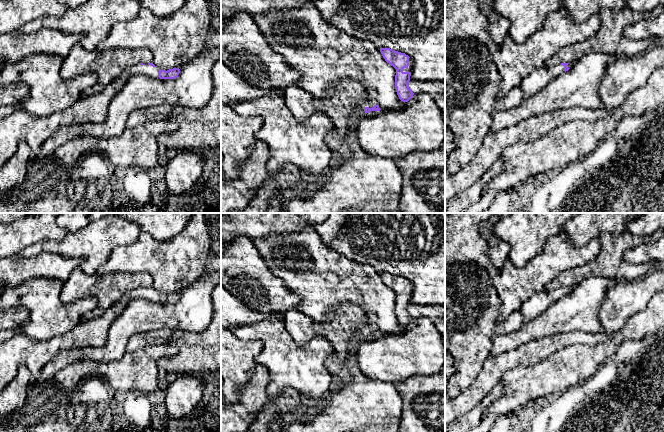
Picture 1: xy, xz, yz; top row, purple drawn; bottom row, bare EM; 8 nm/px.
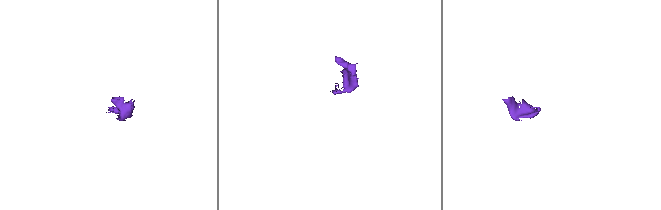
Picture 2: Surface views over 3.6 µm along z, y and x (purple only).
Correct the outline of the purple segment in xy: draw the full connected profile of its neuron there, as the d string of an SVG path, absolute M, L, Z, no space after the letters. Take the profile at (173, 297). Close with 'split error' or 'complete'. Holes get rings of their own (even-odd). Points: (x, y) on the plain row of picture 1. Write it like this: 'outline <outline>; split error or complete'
outline M140 287L122 296L100 317L81 321L62 335L37 341L19 334L1 342L0 391L16 377L21 365L25 365L35 378L42 368L62 350L100 348L106 345L111 324L123 313L131 300L143 298L153 302L175 303L179 297L179 292L165 295L159 294L153 287Z; split error

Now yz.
outline M561 287L550 291L541 291L529 298L521 307L523 323L528 323L546 311L552 304L568 295L572 288Z; split error

